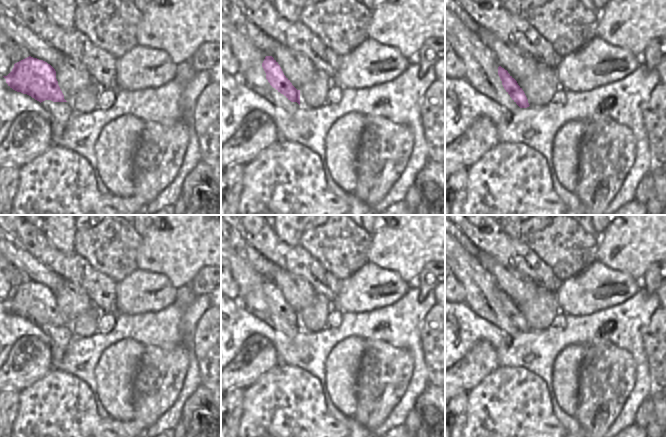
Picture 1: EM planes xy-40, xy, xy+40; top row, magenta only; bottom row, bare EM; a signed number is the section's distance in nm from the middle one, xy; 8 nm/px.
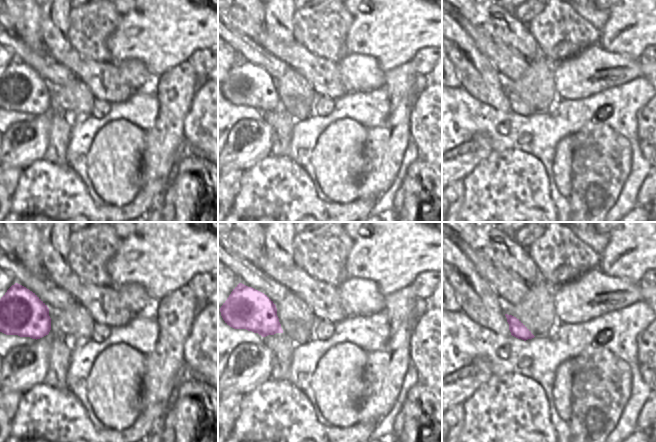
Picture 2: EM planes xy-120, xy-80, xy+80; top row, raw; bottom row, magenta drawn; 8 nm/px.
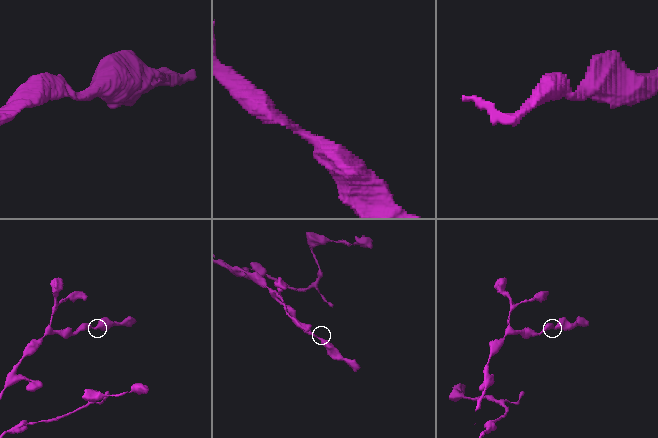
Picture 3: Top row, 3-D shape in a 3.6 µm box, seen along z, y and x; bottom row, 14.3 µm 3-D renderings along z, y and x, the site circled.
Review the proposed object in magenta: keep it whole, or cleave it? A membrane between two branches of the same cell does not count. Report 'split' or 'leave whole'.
leave whole

